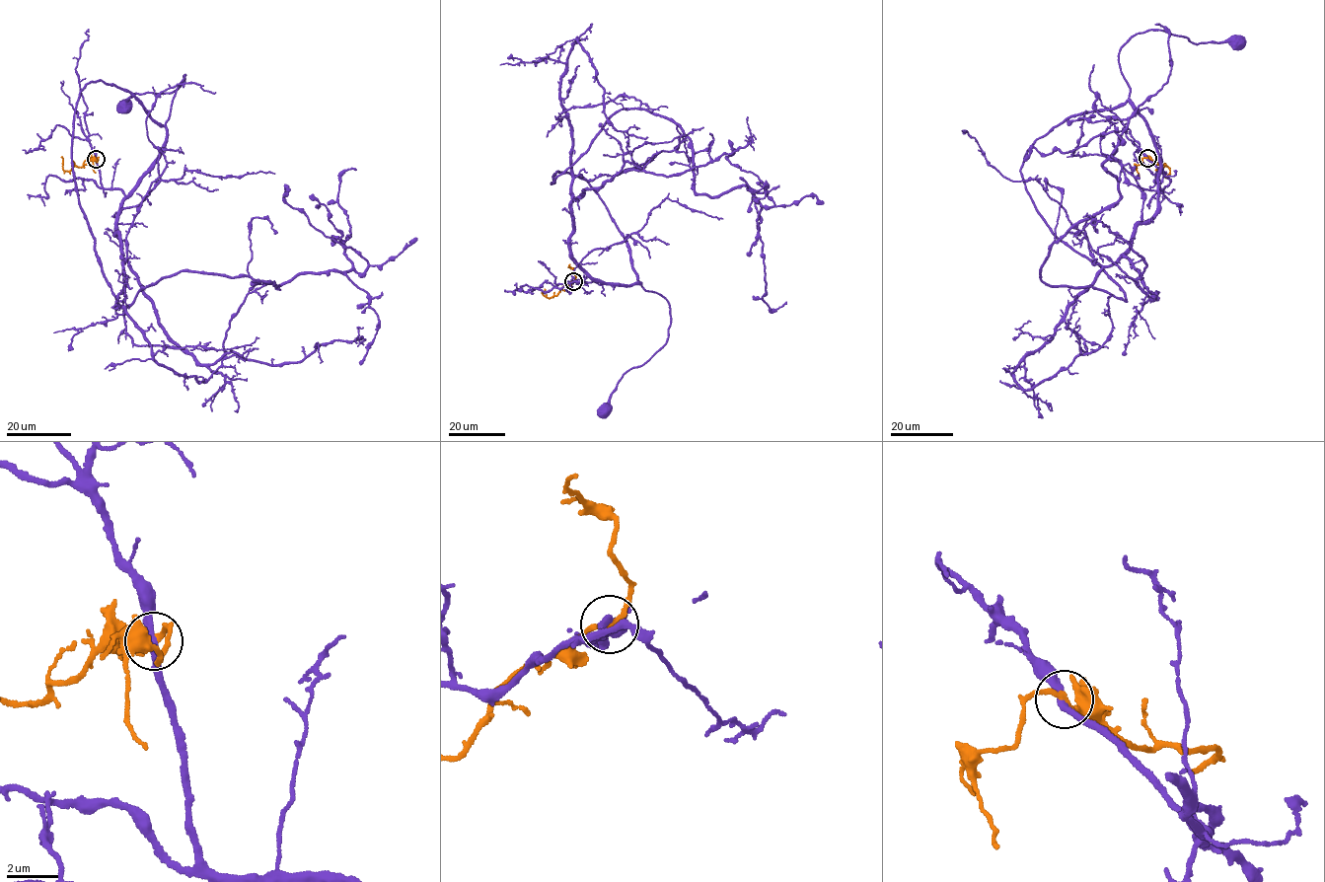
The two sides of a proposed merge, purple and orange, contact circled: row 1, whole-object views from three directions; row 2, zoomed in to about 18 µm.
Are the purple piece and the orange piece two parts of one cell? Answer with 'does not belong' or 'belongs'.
does not belong

